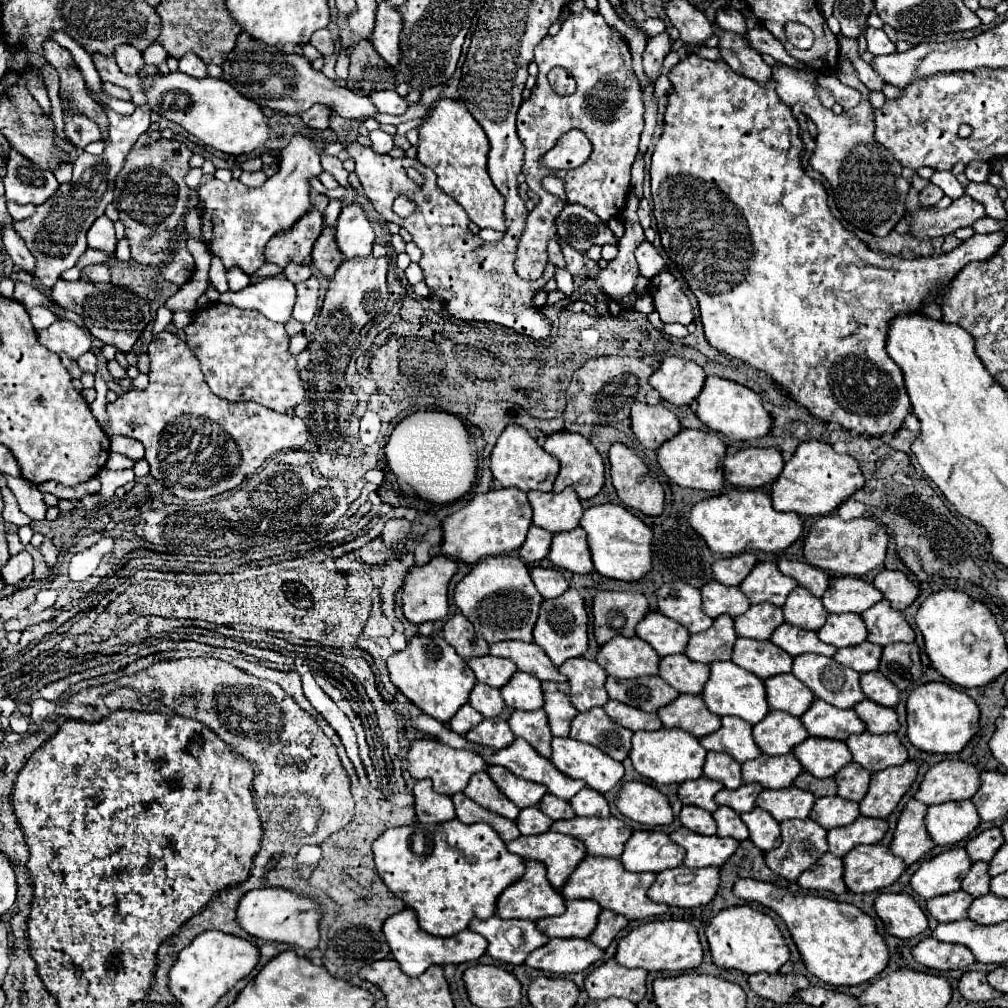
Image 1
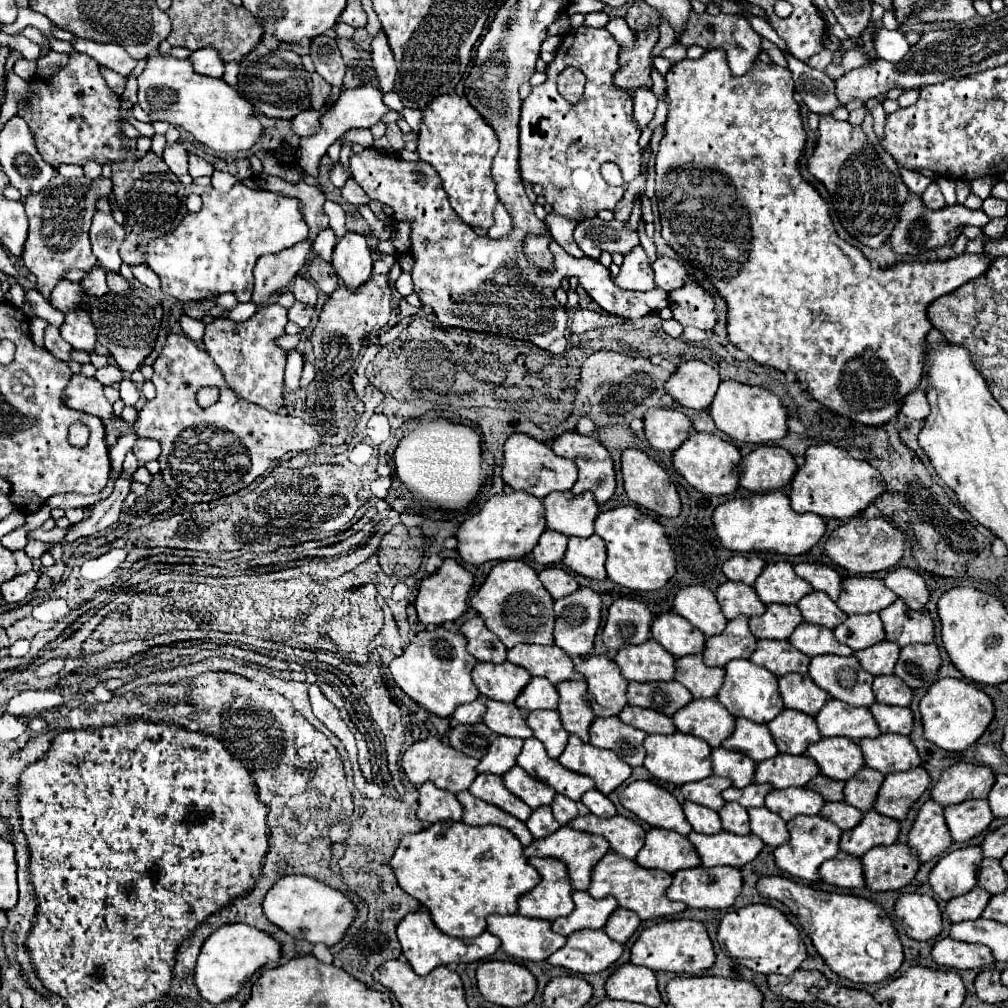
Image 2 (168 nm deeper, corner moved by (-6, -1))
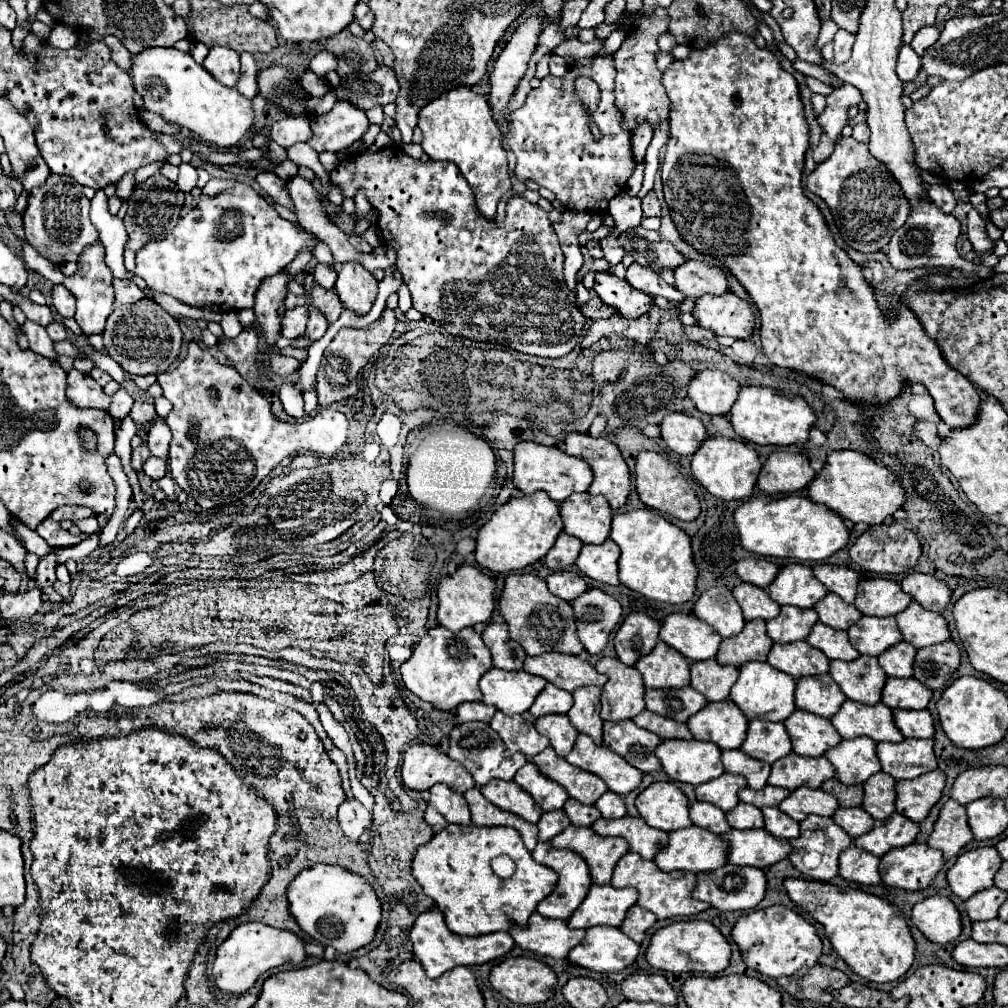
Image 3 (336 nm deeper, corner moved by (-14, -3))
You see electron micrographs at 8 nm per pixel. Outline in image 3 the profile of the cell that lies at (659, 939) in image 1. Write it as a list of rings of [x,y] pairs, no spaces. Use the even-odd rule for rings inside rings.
[[[681,920],[673,922],[665,928],[659,928],[651,944],[645,952],[647,962],[657,970],[667,970],[675,974],[683,972],[705,972],[705,974],[719,974],[729,966],[731,948],[723,934],[711,924],[711,922],[699,922],[699,920]]]

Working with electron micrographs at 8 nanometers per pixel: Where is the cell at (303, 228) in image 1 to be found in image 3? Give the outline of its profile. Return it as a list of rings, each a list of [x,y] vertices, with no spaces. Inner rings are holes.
[[[287,270],[277,272],[275,276],[269,276],[267,280],[261,282],[259,292],[255,296],[255,316],[257,322],[261,324],[261,330],[267,338],[267,344],[275,344],[279,338],[279,318],[277,318],[277,308],[283,304],[287,296],[287,284],[293,280],[293,276]]]

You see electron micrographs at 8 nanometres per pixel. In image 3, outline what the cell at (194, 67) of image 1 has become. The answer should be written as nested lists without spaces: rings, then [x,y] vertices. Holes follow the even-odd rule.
[[[225,46],[209,48],[203,68],[223,86],[235,86],[239,80],[239,56]]]

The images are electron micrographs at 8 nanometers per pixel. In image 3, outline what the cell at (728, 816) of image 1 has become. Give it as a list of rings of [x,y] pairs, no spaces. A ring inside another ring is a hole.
[[[739,802],[731,812],[727,812],[727,822],[737,830],[755,830],[763,828],[763,814],[759,808]]]

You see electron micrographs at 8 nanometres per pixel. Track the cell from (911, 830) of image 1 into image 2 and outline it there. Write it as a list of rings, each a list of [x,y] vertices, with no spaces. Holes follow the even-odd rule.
[[[927,800],[913,822],[909,832],[909,846],[921,862],[929,862],[943,854],[953,842],[943,818],[943,810],[945,808],[939,802]]]

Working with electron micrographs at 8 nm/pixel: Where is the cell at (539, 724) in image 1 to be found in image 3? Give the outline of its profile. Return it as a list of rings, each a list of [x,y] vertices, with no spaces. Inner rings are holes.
[[[565,714],[541,716],[541,718],[537,718],[535,728],[551,740],[551,748],[563,758],[571,752],[575,740],[577,740],[577,734],[579,734]]]

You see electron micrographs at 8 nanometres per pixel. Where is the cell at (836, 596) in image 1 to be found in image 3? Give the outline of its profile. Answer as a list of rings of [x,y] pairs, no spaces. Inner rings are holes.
[[[865,578],[857,586],[853,606],[867,616],[895,616],[909,606],[911,598],[889,578]]]

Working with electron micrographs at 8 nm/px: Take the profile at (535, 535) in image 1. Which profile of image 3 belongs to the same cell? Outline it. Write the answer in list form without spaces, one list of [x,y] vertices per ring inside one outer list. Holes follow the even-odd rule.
[[[561,532],[557,536],[557,542],[553,544],[553,548],[547,552],[545,564],[551,570],[565,570],[565,568],[575,564],[581,546],[583,546],[583,542],[579,542],[575,536],[569,536],[569,534]]]

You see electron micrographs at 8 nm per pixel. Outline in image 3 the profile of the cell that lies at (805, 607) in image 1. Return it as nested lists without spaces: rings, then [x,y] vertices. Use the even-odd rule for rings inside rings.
[[[831,592],[815,604],[815,612],[819,614],[819,622],[837,630],[847,630],[863,616],[853,604],[845,604],[837,594]]]

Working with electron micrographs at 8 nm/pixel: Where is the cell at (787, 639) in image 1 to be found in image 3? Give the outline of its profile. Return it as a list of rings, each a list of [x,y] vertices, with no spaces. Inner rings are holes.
[[[817,622],[815,628],[811,628],[807,640],[813,648],[819,648],[829,660],[855,660],[859,658],[859,652],[849,644],[847,632],[831,628],[827,624]]]

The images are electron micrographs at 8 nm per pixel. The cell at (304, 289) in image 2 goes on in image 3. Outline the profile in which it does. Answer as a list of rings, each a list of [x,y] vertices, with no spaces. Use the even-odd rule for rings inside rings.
[[[307,302],[309,308],[309,324],[307,324],[307,332],[305,332],[305,340],[295,342],[297,348],[307,348],[311,346],[315,340],[319,340],[325,332],[327,332],[327,318],[323,316],[323,312],[319,312],[319,308],[315,308],[311,302]]]

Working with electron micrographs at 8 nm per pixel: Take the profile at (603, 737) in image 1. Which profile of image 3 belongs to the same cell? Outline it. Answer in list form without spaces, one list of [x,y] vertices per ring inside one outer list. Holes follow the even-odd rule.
[[[633,720],[603,724],[603,746],[623,756],[627,762],[631,762],[631,766],[639,768],[641,772],[653,772],[661,768],[655,756],[655,746],[659,742],[659,736],[649,730],[637,728]]]

